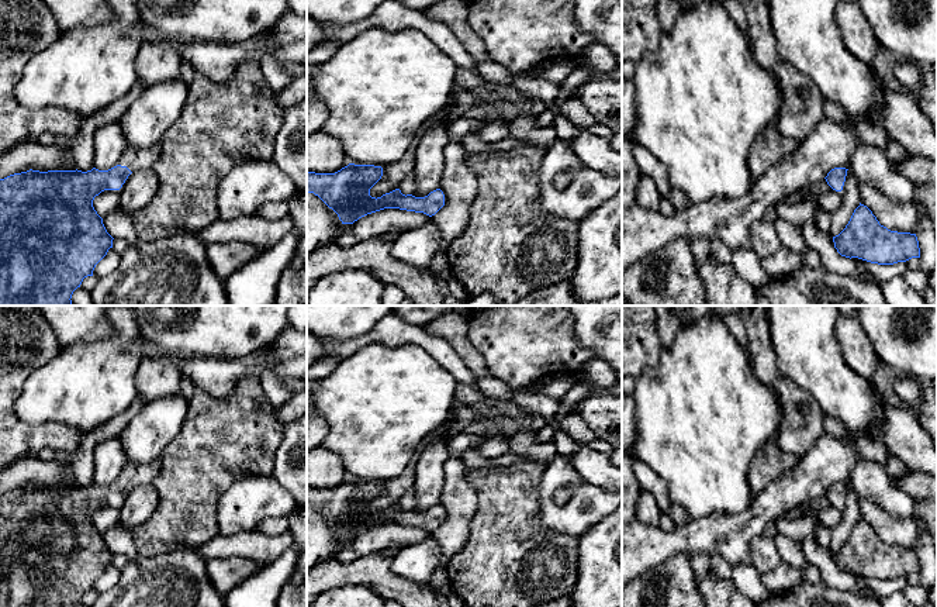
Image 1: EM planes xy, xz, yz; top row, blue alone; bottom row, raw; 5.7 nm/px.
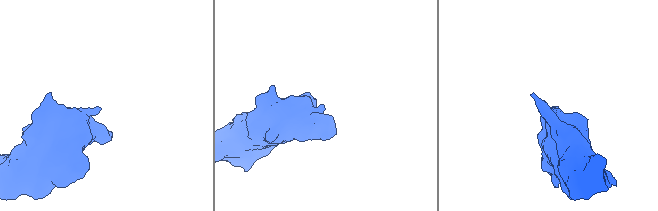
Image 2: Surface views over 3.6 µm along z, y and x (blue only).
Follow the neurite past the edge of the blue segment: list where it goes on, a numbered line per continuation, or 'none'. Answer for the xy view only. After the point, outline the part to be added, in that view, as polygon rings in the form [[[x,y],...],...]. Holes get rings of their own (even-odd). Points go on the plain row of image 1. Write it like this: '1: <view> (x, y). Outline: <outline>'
1: xy (144, 473). Outline: [[[160,458],[151,463],[127,463],[118,480],[127,482],[131,487],[135,487],[136,484],[149,484],[153,483],[153,479],[159,475],[159,472]]]

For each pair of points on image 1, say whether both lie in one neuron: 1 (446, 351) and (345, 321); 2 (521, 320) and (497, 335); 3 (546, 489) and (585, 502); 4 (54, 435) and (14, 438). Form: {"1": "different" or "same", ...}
{"1": "different", "2": "same", "3": "same", "4": "same"}

